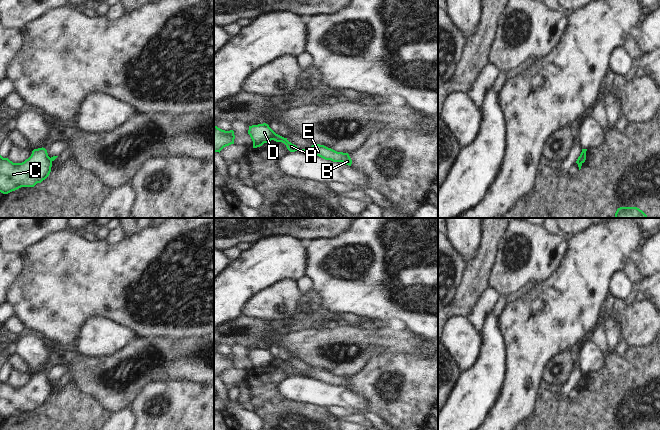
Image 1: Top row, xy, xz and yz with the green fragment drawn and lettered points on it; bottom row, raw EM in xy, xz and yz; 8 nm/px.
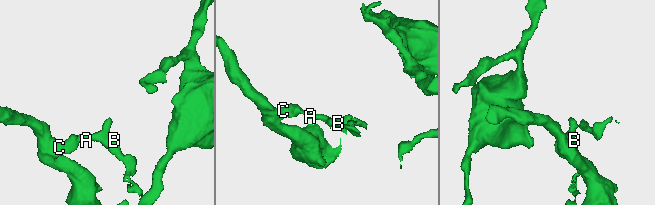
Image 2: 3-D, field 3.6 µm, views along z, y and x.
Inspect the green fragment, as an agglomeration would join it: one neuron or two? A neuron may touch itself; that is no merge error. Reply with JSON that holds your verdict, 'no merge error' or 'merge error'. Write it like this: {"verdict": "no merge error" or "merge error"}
{"verdict": "merge error"}

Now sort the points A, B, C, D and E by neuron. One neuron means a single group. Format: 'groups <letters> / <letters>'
groups A B E / C D

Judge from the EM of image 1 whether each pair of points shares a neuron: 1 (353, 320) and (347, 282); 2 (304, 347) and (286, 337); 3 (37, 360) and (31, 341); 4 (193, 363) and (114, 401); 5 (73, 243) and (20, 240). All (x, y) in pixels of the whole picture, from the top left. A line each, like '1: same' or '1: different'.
1: different
2: same
3: same
4: same
5: different

